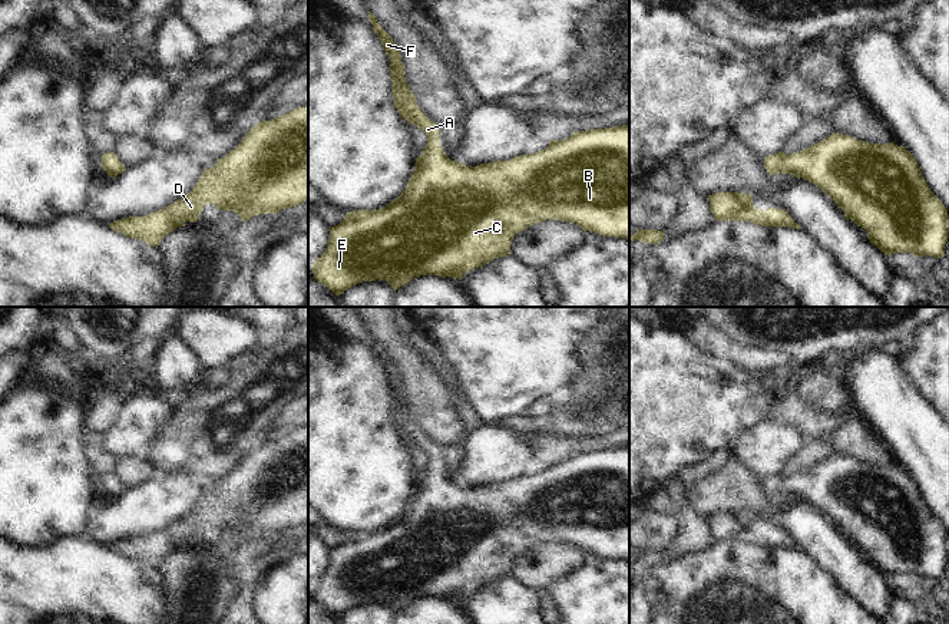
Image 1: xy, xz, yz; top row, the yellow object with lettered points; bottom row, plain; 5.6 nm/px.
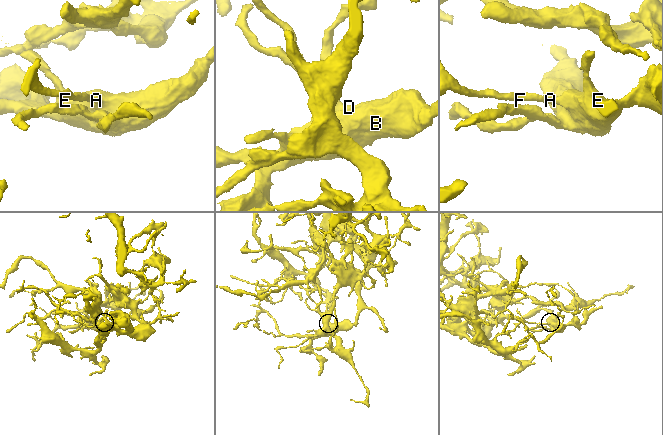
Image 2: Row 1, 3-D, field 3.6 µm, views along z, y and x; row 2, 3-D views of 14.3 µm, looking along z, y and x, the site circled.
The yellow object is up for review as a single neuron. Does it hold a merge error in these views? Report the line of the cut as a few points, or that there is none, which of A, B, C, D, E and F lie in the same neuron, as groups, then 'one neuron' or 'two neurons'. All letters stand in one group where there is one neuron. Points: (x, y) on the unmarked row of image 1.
no cut | A B C D E F | one neuron

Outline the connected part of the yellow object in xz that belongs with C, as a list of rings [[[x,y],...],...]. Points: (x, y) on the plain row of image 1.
[[[370,333],[368,340],[390,380],[394,427],[401,440],[416,446],[427,456],[427,465],[423,475],[416,479],[414,492],[399,519],[380,531],[348,534],[337,548],[330,548],[327,569],[311,588],[318,604],[338,618],[363,602],[383,601],[396,613],[420,597],[462,601],[467,592],[483,588],[495,580],[510,577],[512,559],[546,541],[569,542],[583,552],[629,561],[629,445],[578,452],[563,462],[550,460],[549,468],[539,473],[519,476],[509,482],[493,482],[476,488],[452,482],[440,468],[439,446],[420,432],[410,412],[396,364]]]

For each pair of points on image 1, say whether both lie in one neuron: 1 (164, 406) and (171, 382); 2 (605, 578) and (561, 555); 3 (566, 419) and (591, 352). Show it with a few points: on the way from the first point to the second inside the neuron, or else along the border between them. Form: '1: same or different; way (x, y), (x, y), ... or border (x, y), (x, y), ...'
1: different; border (152, 392), (174, 400)
2: different; border (585, 552), (585, 560), (576, 568), (552, 583)
3: same; way (584, 402), (591, 386), (591, 369)

